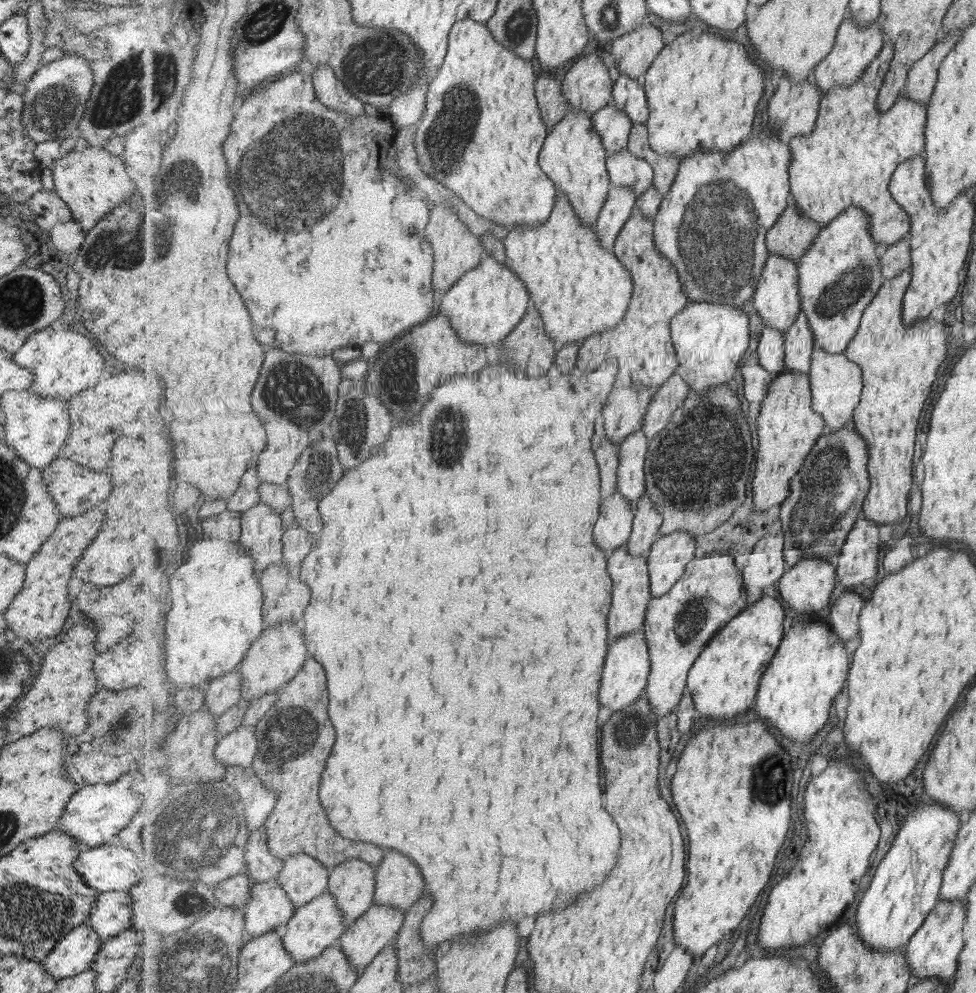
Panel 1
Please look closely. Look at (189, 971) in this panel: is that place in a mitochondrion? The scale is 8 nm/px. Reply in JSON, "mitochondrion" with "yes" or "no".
{"mitochondrion":"yes"}

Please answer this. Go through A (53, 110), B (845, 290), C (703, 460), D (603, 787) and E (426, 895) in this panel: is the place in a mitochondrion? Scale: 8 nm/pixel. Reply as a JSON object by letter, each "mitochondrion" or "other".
{"A":"mitochondrion","B":"mitochondrion","C":"mitochondrion","D":"other","E":"other"}

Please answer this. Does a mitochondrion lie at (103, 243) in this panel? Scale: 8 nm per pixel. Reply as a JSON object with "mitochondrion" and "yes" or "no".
{"mitochondrion":"yes"}

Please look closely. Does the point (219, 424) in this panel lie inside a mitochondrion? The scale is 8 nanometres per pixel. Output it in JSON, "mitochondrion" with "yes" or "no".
{"mitochondrion":"no"}

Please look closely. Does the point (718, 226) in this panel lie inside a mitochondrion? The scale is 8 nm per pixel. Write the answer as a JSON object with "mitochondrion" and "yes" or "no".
{"mitochondrion":"yes"}

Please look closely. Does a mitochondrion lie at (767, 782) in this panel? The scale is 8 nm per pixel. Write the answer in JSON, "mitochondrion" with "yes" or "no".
{"mitochondrion":"yes"}

